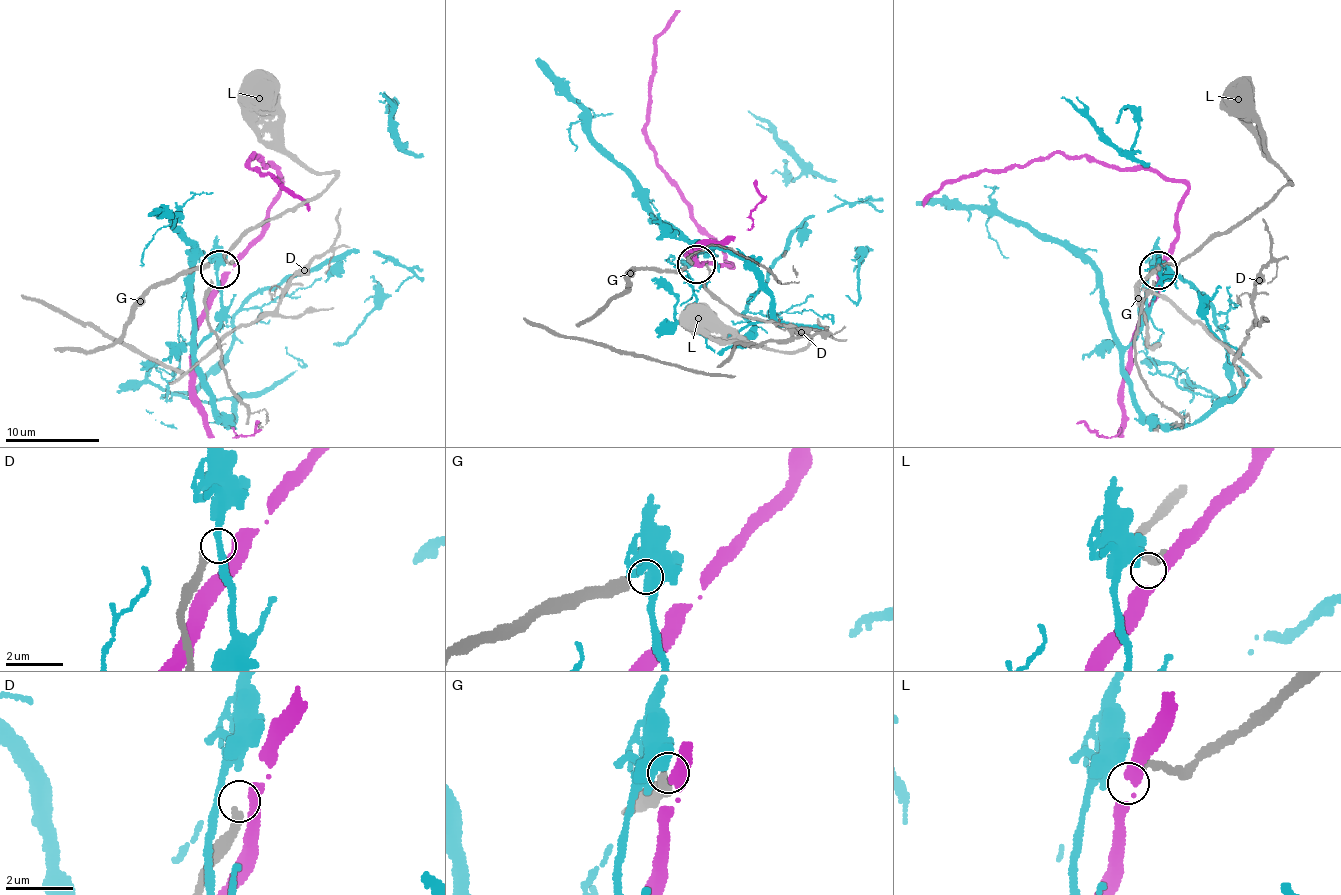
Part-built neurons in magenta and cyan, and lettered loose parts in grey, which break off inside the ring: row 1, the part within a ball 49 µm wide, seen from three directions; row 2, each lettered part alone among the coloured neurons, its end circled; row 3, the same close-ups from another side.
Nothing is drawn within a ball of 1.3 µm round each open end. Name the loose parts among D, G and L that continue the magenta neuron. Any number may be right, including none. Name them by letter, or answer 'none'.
L

